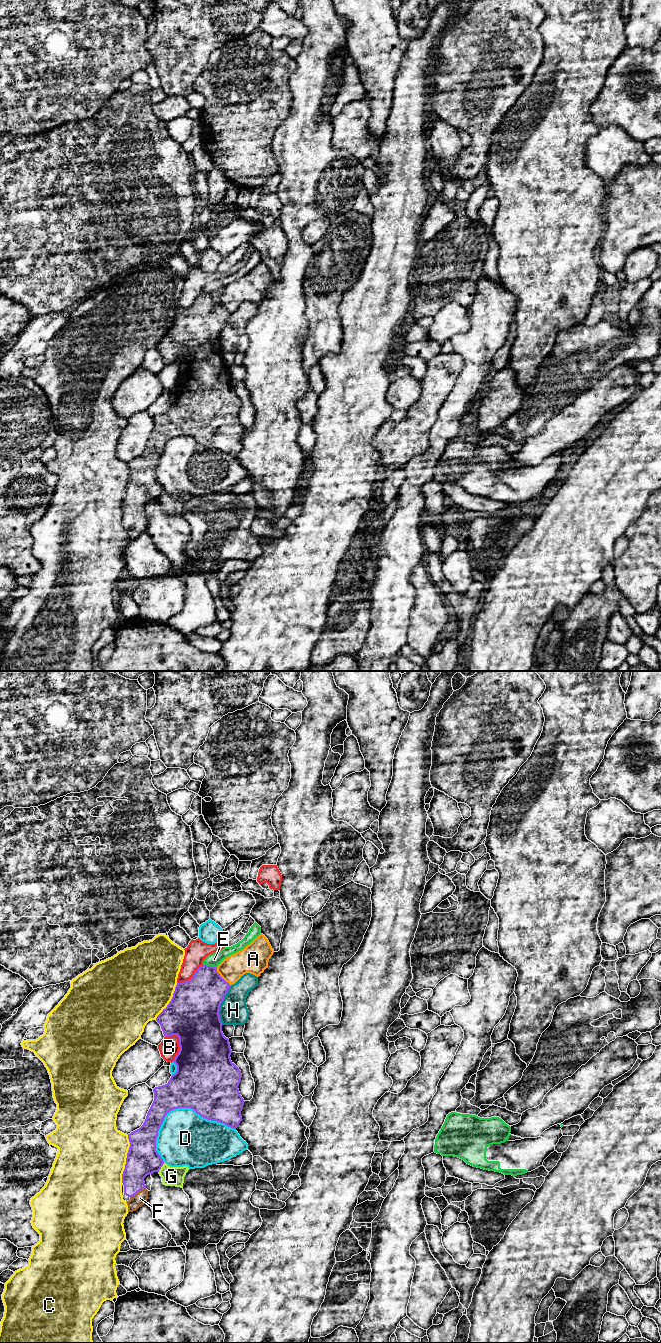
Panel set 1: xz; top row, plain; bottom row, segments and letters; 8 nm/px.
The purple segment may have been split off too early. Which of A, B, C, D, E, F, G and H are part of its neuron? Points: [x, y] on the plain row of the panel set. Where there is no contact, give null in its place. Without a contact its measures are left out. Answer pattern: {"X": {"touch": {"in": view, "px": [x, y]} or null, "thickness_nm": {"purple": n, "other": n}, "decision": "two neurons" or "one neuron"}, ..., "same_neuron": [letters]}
{"A": {"touch": {"in": "xz", "px": [221, 305]}, "thickness_nm": {"purple": 340, "other": 200}, "decision": "two neurons"}, "B": {"touch": {"in": "xz", "px": [180, 376]}, "thickness_nm": {"purple": 440, "other": 160}, "decision": "two neurons"}, "C": {"touch": {"in": "xz", "px": [126, 487]}, "thickness_nm": {"purple": 260, "other": 500}, "decision": "two neurons"}, "D": {"touch": {"in": "xz", "px": [183, 435]}, "thickness_nm": {"purple": 460, "other": 440}, "decision": "two neurons"}, "E": {"touch": {"in": "xz", "px": [210, 294]}, "thickness_nm": {"purple": 320, "other": 110}, "decision": "two neurons"}, "F": {"touch": {"in": "xz", "px": [137, 520]}, "thickness_nm": {"purple": 240, "other": 100}, "decision": "one neuron"}, "G": {"touch": {"in": "xz", "px": [161, 494]}, "thickness_nm": {"purple": 260, "other": 160}, "decision": "two neurons"}, "H": {"touch": {"in": "xz", "px": [220, 332]}, "thickness_nm": {"purple": 420, "other": 220}, "decision": "two neurons"}, "same_neuron": ["F"]}

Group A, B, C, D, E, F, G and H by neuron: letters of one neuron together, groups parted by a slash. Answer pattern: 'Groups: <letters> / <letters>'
Groups: A / B / C / D / E / F / G / H

